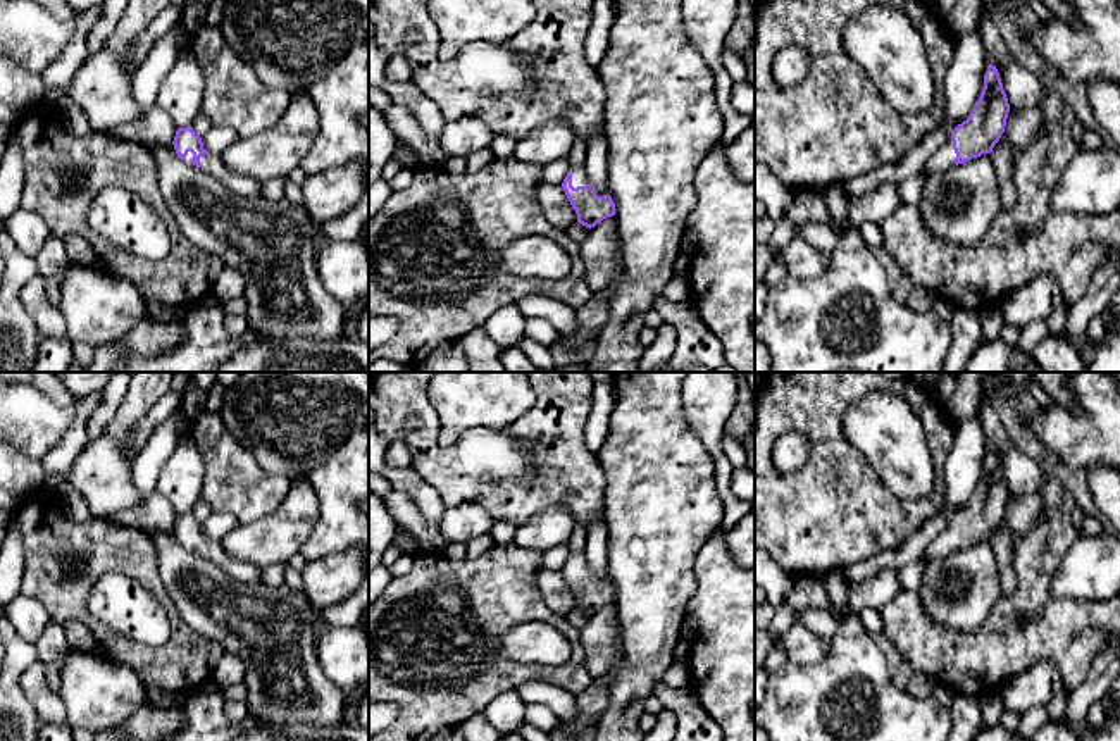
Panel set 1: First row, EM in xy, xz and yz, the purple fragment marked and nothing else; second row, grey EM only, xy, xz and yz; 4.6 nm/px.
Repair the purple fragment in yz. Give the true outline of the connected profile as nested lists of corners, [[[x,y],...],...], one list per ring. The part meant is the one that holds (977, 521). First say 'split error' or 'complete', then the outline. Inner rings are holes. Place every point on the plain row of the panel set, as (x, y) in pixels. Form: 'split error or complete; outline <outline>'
split error; outline [[[989,450],[984,460],[984,474],[967,507],[958,510],[951,526],[941,531],[922,553],[930,564],[953,551],[991,539],[1005,519],[1010,489],[996,451]]]

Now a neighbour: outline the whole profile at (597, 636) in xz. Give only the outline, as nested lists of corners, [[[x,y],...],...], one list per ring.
[[[607,603],[579,629],[584,662],[593,679],[610,670],[615,658],[615,636],[619,629],[615,603]]]

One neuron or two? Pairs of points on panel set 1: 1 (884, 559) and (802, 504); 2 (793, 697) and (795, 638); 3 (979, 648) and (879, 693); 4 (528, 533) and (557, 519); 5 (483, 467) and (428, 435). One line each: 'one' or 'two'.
1: two
2: two
3: two
4: one
5: one

